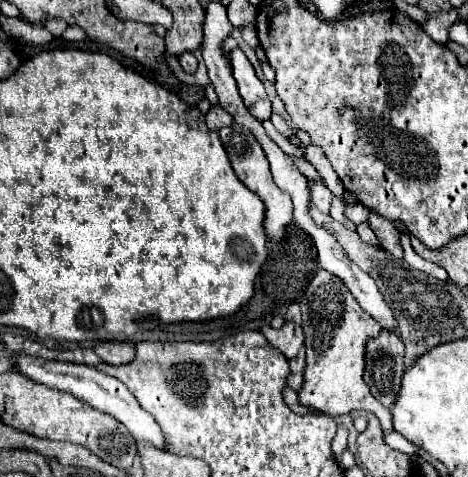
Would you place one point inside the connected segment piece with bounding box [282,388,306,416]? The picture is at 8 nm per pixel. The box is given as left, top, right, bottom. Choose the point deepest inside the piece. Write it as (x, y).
(289, 395)

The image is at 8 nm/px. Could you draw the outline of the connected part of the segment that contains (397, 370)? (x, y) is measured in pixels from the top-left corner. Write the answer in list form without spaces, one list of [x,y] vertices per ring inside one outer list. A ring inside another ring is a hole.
[[[382,330],[376,338],[366,342],[364,382],[382,406],[392,406],[404,368],[404,344],[398,332]]]

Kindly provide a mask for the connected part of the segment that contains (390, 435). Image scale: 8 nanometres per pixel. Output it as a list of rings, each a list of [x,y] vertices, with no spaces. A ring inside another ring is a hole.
[[[392,430],[392,432],[384,432],[384,442],[390,446],[390,448],[394,448],[394,450],[398,450],[398,452],[404,452],[404,454],[408,454],[408,456],[422,456],[422,450],[414,444],[414,442],[410,442],[410,440],[406,440],[400,432],[396,432],[396,430]]]

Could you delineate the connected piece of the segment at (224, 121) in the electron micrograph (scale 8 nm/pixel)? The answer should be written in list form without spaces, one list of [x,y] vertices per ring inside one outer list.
[[[214,106],[210,108],[210,112],[206,114],[206,124],[210,130],[220,130],[224,126],[230,126],[234,120],[232,116],[222,108],[222,106]]]

